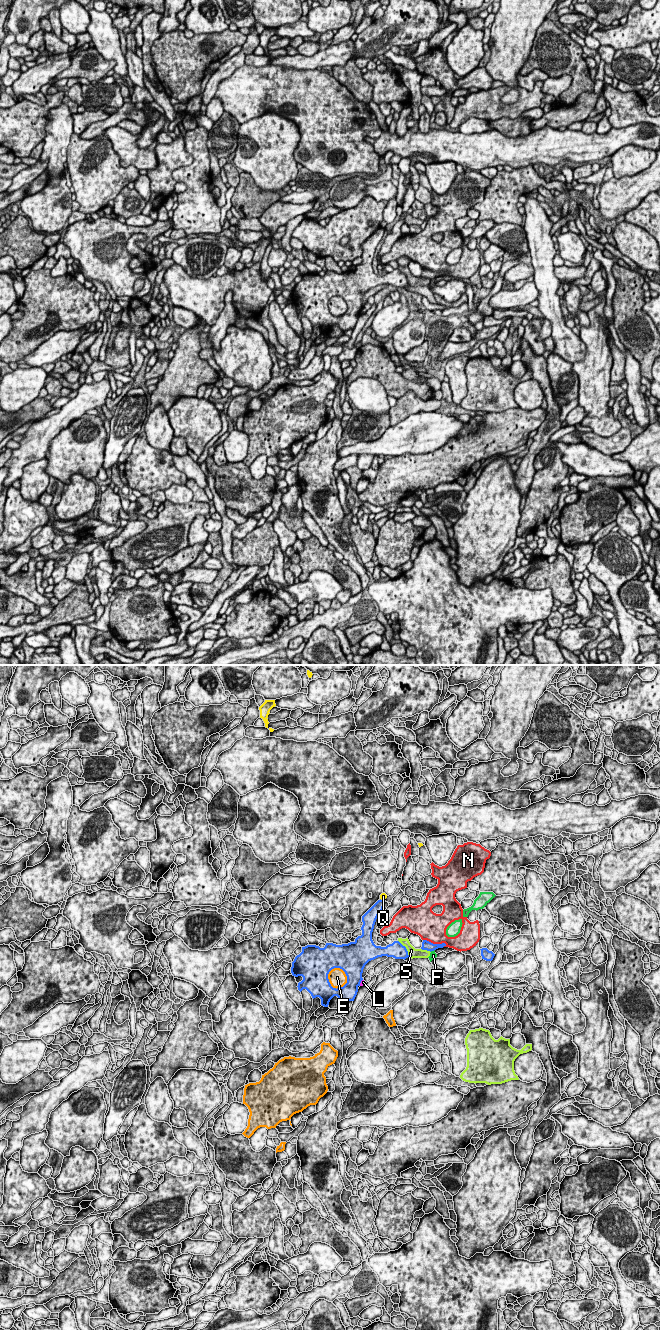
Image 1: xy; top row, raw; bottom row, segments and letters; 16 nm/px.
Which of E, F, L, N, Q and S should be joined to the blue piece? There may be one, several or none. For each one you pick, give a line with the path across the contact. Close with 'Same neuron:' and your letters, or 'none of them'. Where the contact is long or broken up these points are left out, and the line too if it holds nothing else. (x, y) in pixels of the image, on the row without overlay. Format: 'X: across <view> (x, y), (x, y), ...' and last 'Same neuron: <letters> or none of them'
Same neuron: none of them

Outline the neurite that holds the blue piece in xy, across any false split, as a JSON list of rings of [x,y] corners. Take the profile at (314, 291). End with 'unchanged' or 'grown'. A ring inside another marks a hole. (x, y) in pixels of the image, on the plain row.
[[[378,228],[363,244],[362,263],[354,270],[336,273],[326,271],[324,276],[316,273],[302,275],[302,280],[292,290],[293,304],[302,304],[298,318],[306,317],[312,326],[319,325],[321,333],[328,335],[330,328],[337,324],[345,332],[354,329],[360,314],[365,293],[378,285],[387,284],[395,287],[410,286],[408,279],[399,269],[386,275],[376,274],[372,260],[378,243],[384,235],[384,228]],[[334,296],[342,297],[347,304],[347,311],[341,316],[333,316],[328,302]]]; unchanged

